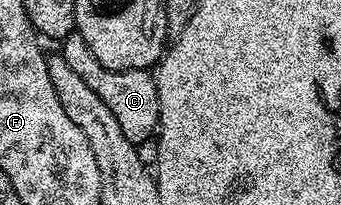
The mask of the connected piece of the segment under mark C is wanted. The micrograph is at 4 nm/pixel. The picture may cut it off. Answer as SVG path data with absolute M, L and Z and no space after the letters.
M75 31L63 38L62 45L64 45L62 55L66 63L70 63L72 70L80 78L86 79L90 91L94 91L94 95L98 95L98 99L102 99L102 103L110 107L114 119L118 119L118 127L122 127L122 135L126 135L126 139L130 139L130 143L135 146L144 141L153 140L160 124L158 87L155 76L146 69L102 67L102 63L98 63L98 59L94 59L94 55L86 47L86 39L82 39L82 35Z

